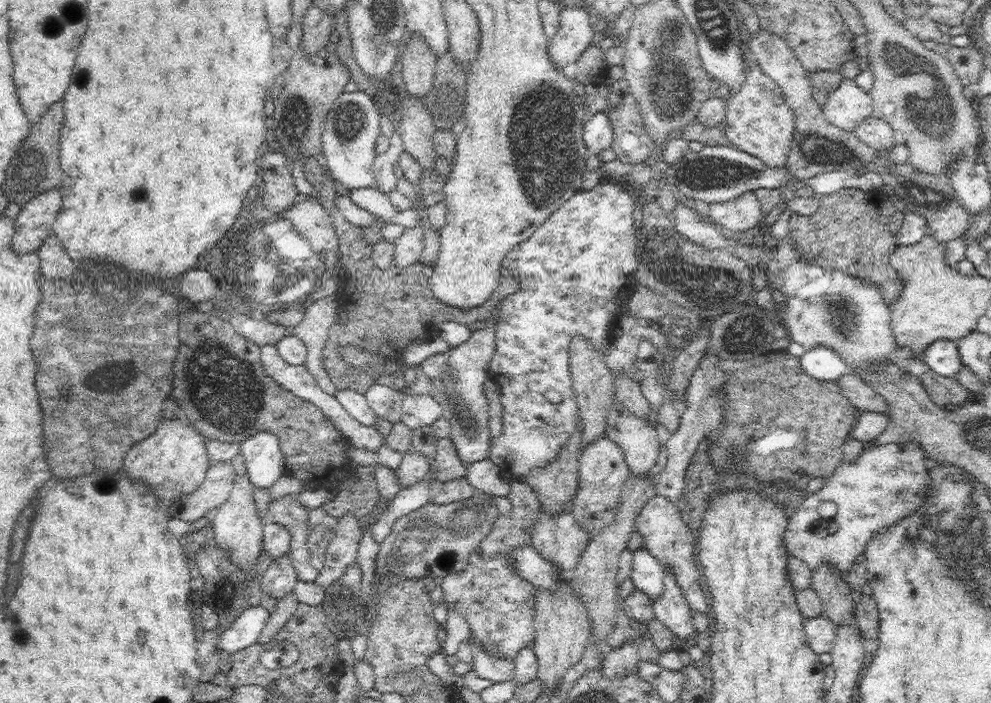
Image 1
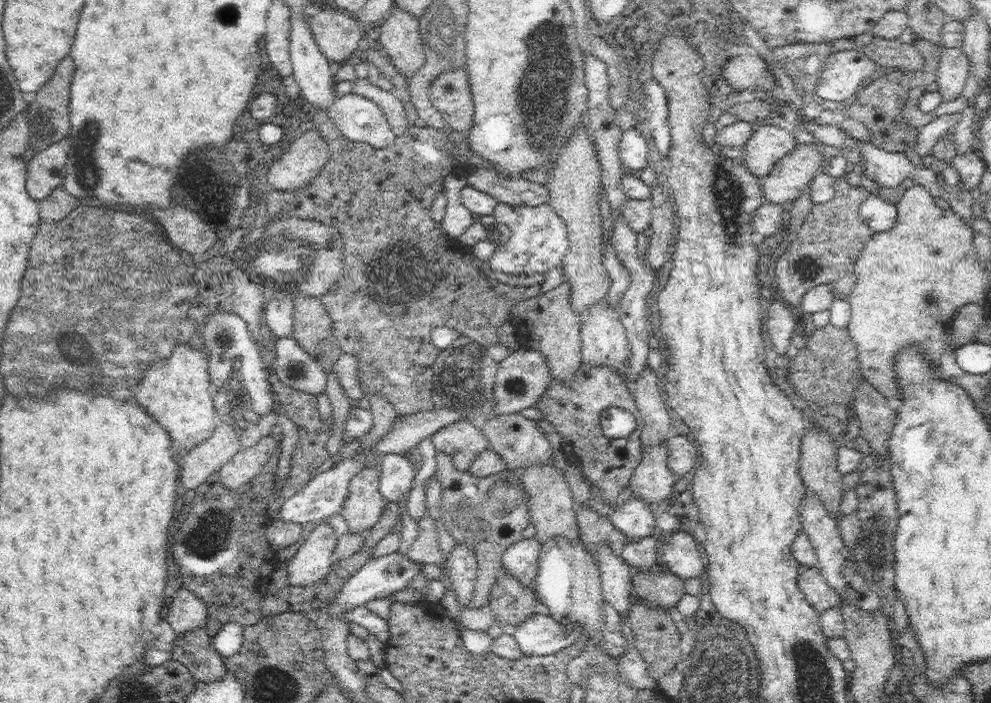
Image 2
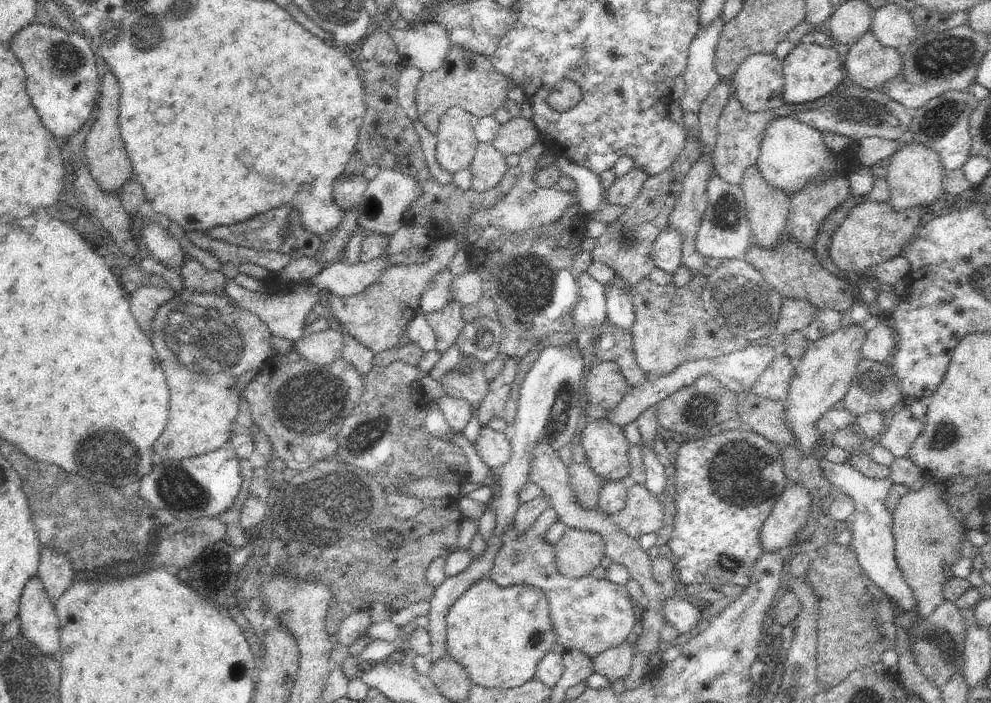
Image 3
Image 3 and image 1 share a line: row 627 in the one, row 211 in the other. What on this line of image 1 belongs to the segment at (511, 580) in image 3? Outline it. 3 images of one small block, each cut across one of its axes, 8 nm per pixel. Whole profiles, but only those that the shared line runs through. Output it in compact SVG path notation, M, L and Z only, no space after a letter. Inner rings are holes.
M619 180L614 184L608 182L606 184L598 184L591 190L578 190L574 196L566 200L566 202L558 207L558 210L552 212L548 219L524 242L517 244L502 260L502 267L512 270L512 276L520 281L520 288L513 294L508 295L502 301L502 308L499 310L499 320L496 323L496 348L492 357L490 371L491 379L500 385L501 403L503 408L502 427L504 432L498 438L492 438L490 442L490 450L488 450L488 459L494 461L500 468L506 468L510 474L518 476L522 480L528 477L528 473L536 467L544 467L548 462L552 461L558 451L562 449L562 445L566 445L570 440L570 435L578 429L581 424L581 415L579 407L576 406L576 396L573 391L571 379L571 371L569 370L569 348L574 335L582 335L586 337L596 350L602 351L607 356L608 349L612 345L612 329L616 329L620 315L628 312L628 293L634 290L637 282L635 279L635 270L637 268L637 230L634 229L634 220L632 219L636 204L632 196L621 187Z

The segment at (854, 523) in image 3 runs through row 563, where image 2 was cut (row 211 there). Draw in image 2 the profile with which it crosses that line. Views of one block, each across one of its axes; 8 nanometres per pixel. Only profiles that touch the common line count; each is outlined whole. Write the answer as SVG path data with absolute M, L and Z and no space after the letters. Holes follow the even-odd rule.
M869 193L860 205L859 216L873 232L887 232L896 225L897 208L880 195Z

